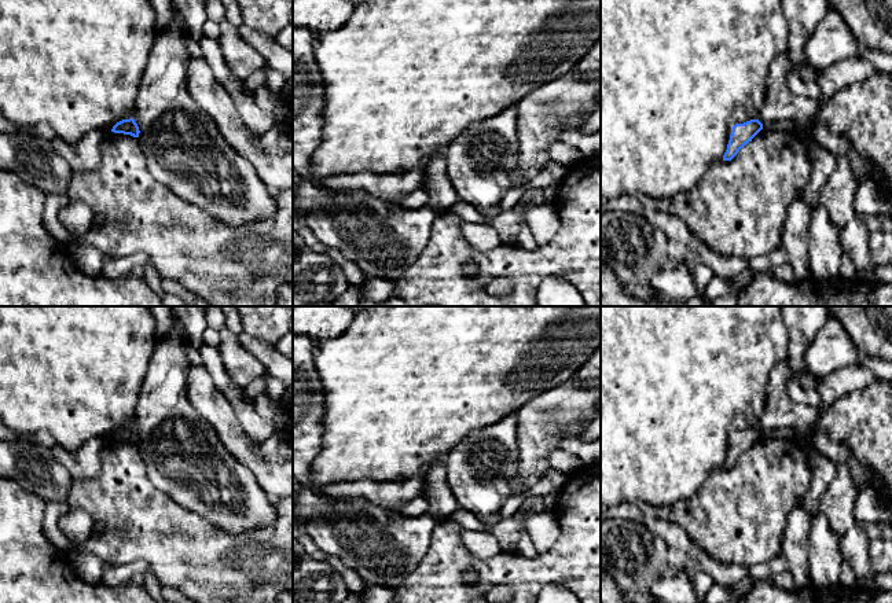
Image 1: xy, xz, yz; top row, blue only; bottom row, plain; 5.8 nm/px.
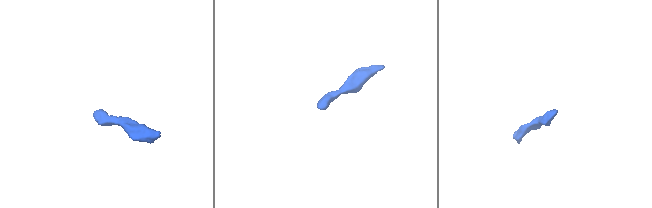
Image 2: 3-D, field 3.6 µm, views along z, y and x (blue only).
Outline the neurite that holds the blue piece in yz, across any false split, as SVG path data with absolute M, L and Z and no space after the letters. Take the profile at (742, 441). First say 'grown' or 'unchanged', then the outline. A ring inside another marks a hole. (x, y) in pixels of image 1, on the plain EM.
unchanged; M750 427L744 431L735 431L733 434L727 457L723 463L723 468L731 468L738 459L752 449L752 446L763 437L763 431L759 427Z

